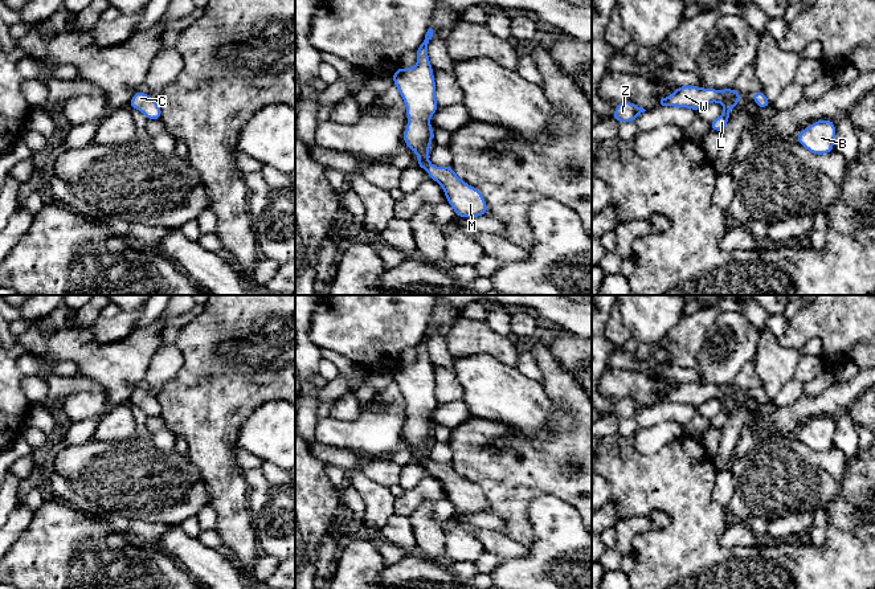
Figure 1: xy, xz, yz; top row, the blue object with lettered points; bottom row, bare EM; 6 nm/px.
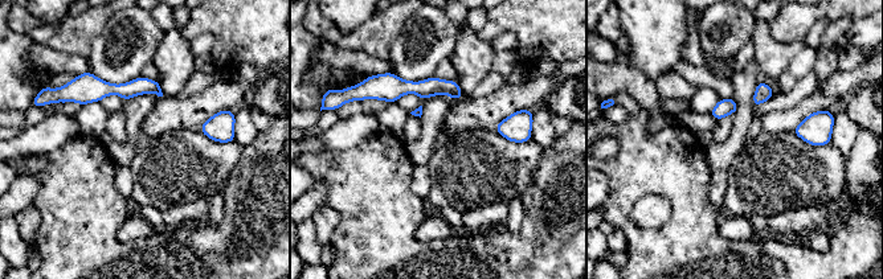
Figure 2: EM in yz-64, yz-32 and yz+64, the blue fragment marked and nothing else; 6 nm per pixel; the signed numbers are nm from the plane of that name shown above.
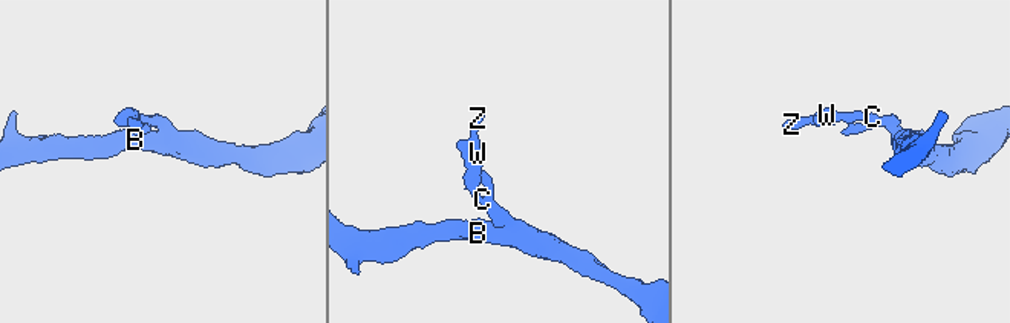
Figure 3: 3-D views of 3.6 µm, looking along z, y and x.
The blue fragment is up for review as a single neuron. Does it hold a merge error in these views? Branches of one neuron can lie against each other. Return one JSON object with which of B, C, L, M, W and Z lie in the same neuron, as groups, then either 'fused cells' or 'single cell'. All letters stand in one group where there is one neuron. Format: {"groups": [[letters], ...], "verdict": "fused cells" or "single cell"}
{"groups": [["B", "C", "L", "M", "W", "Z"]], "verdict": "single cell"}

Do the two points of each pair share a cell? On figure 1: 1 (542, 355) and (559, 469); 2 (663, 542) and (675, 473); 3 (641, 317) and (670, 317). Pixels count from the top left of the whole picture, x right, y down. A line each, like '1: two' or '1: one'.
1: one
2: one
3: one

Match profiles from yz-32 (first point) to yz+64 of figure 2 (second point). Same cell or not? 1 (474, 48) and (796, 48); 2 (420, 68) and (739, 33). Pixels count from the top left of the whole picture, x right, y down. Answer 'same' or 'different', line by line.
1: same
2: same

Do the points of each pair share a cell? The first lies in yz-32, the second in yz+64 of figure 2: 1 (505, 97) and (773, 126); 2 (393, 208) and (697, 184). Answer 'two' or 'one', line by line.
1: two
2: one

